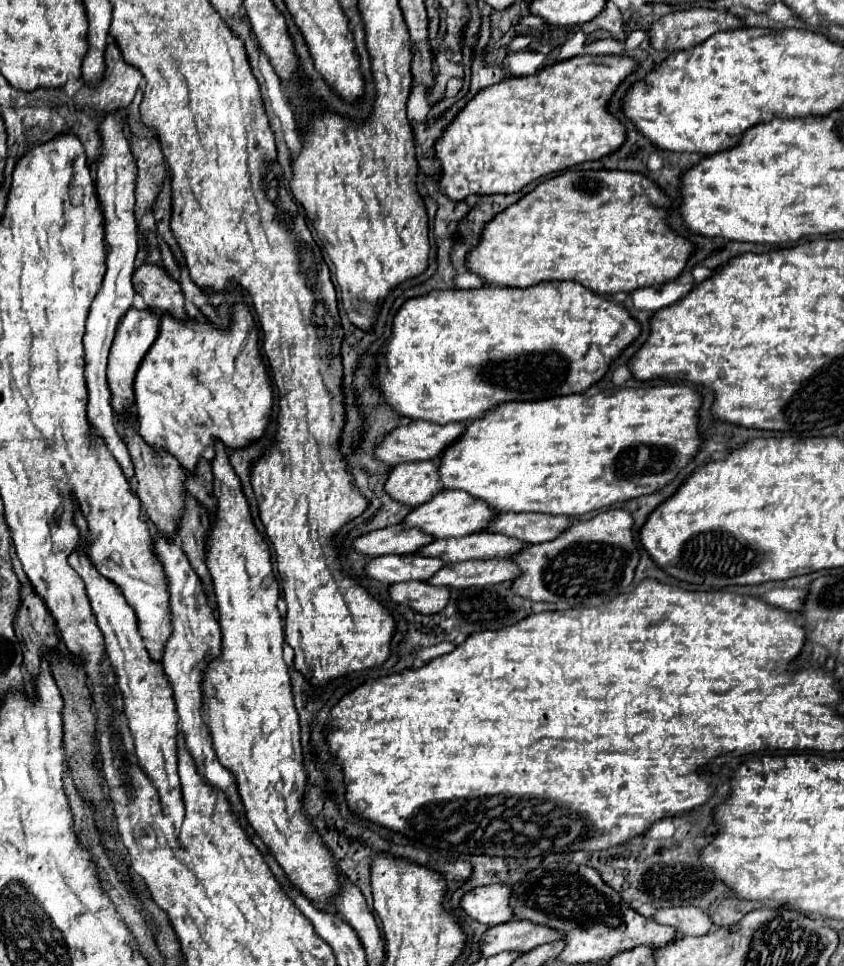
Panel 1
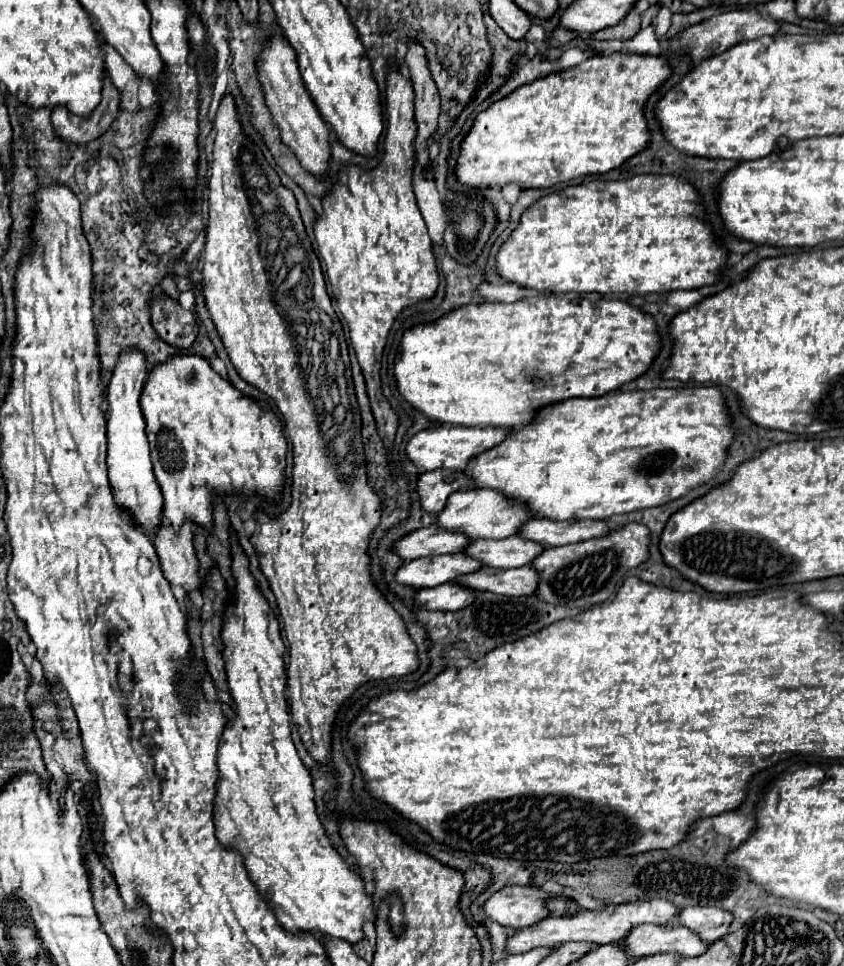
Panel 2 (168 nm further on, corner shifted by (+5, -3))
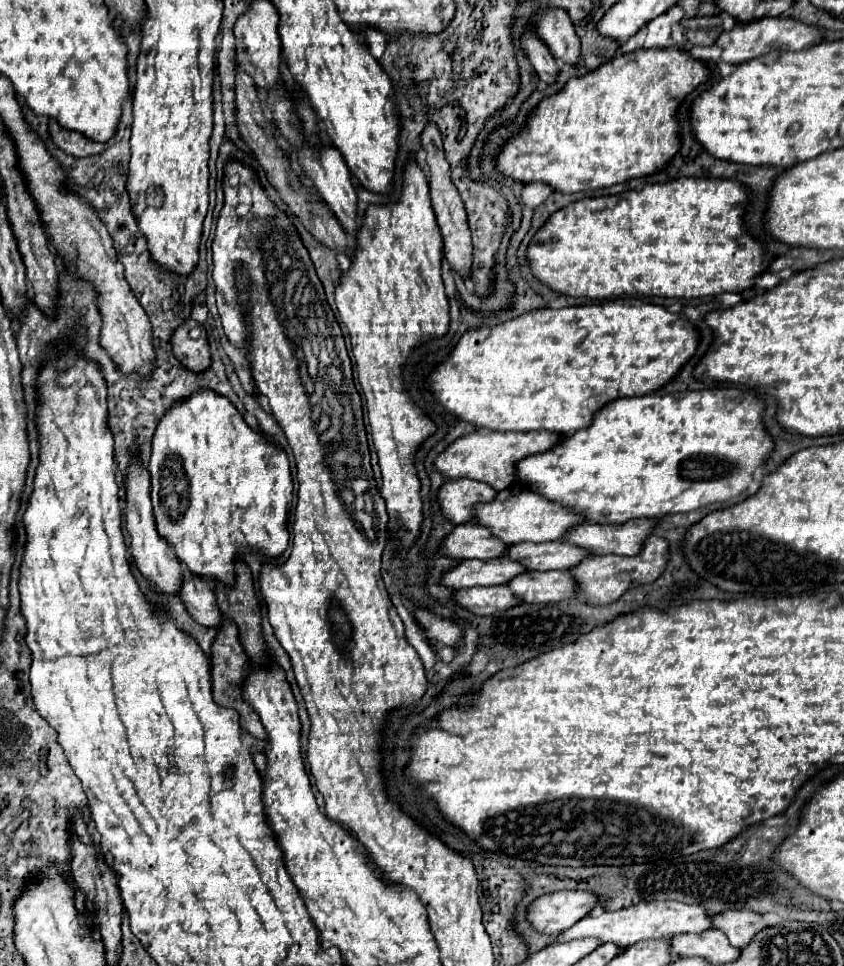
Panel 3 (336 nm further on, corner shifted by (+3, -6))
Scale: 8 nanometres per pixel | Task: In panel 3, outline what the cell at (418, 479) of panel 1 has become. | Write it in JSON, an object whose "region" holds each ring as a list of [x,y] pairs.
{"region":[[[457,479],[457,481],[447,481],[439,495],[437,501],[445,513],[455,525],[463,525],[475,519],[475,507],[479,503],[487,503],[495,499],[495,489],[487,483],[479,483],[473,479]]]}

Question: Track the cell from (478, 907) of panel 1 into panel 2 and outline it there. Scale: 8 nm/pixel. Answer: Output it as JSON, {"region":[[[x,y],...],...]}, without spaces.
{"region":[[[505,886],[505,888],[497,890],[495,894],[491,894],[491,898],[485,900],[485,904],[481,906],[481,910],[493,922],[505,926],[507,930],[515,930],[515,928],[531,926],[537,920],[545,918],[547,916],[547,908],[545,908],[545,900],[547,898],[549,898],[549,894],[541,892],[535,886]]]}

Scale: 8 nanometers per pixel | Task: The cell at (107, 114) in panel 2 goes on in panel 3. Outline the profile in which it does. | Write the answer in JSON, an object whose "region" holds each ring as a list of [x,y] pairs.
{"region":[[[49,119],[49,135],[59,149],[73,157],[91,157],[107,149],[107,143],[95,143],[77,131],[61,129],[61,125],[55,119]]]}

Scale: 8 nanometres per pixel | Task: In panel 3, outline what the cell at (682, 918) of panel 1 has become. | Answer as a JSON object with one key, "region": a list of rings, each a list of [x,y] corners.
{"region":[[[733,909],[733,911],[715,915],[713,927],[723,931],[733,947],[743,949],[751,943],[751,937],[755,937],[755,933],[759,933],[767,927],[767,923],[761,913],[755,913],[749,909],[739,909],[739,911]]]}

